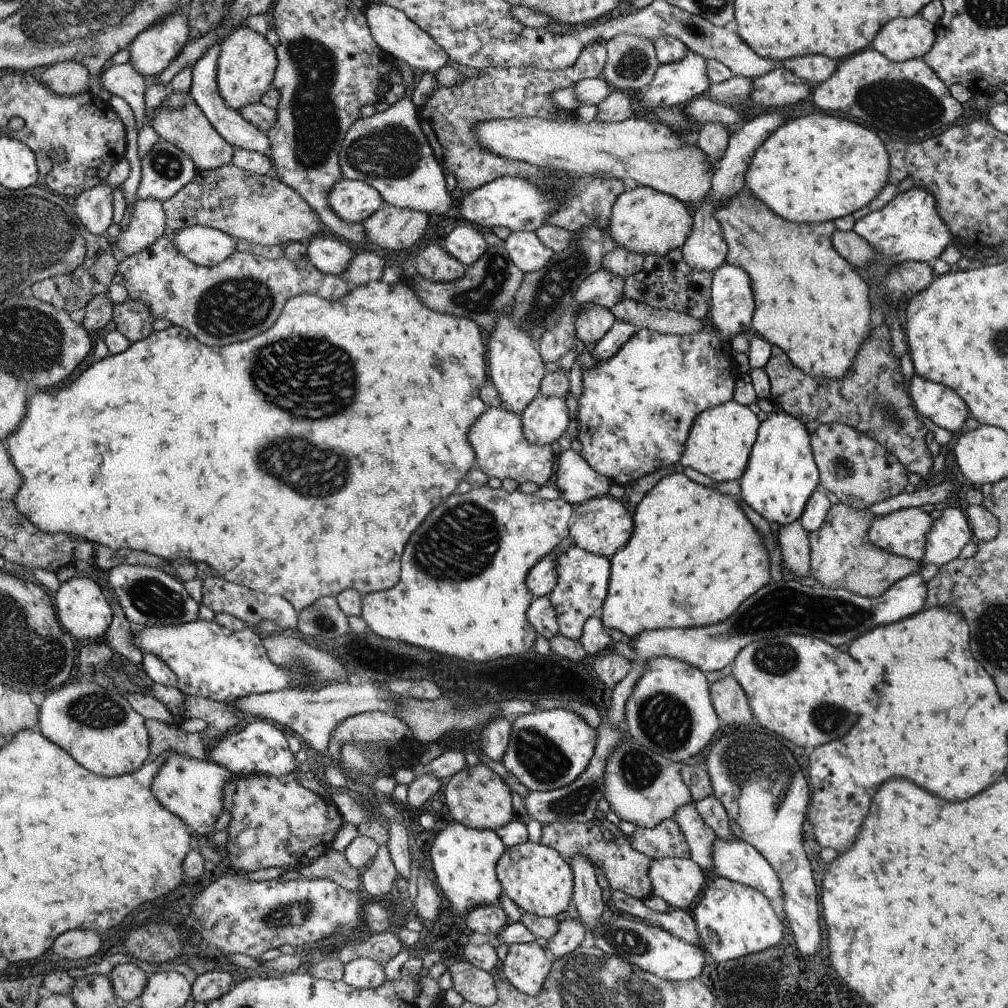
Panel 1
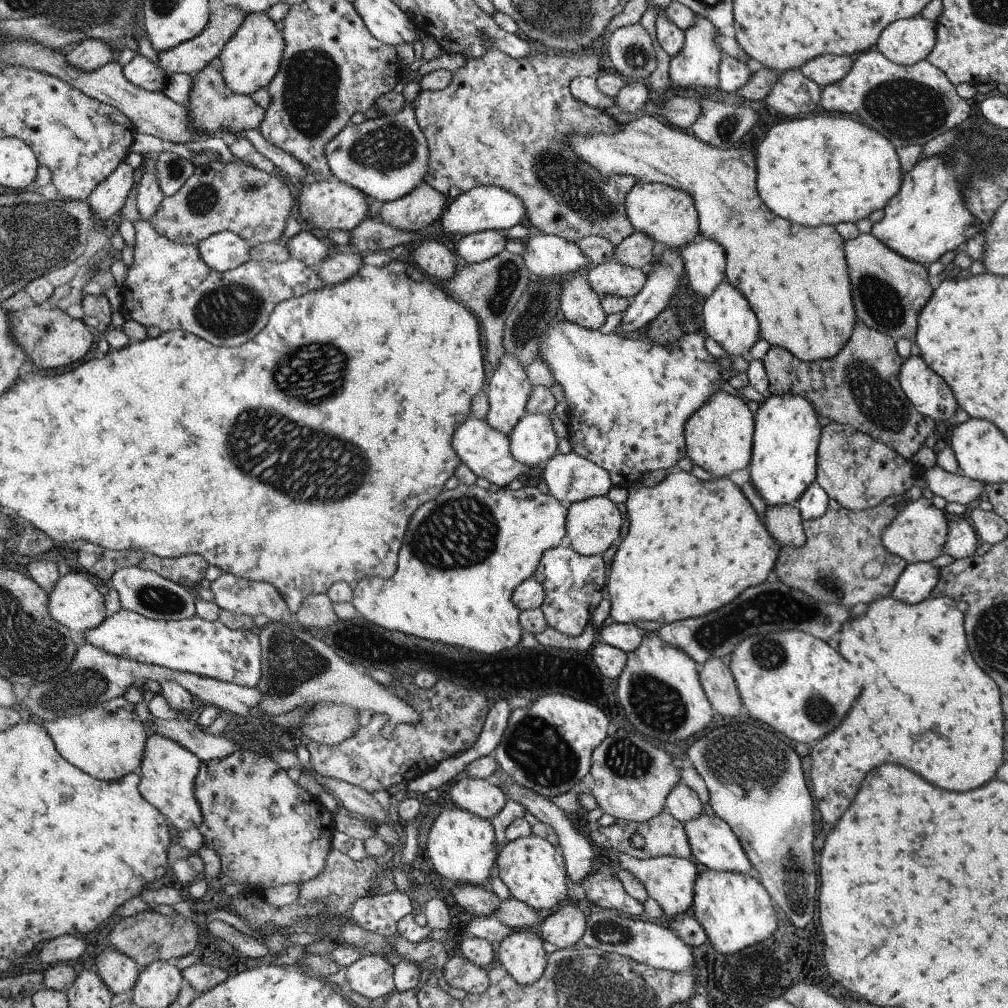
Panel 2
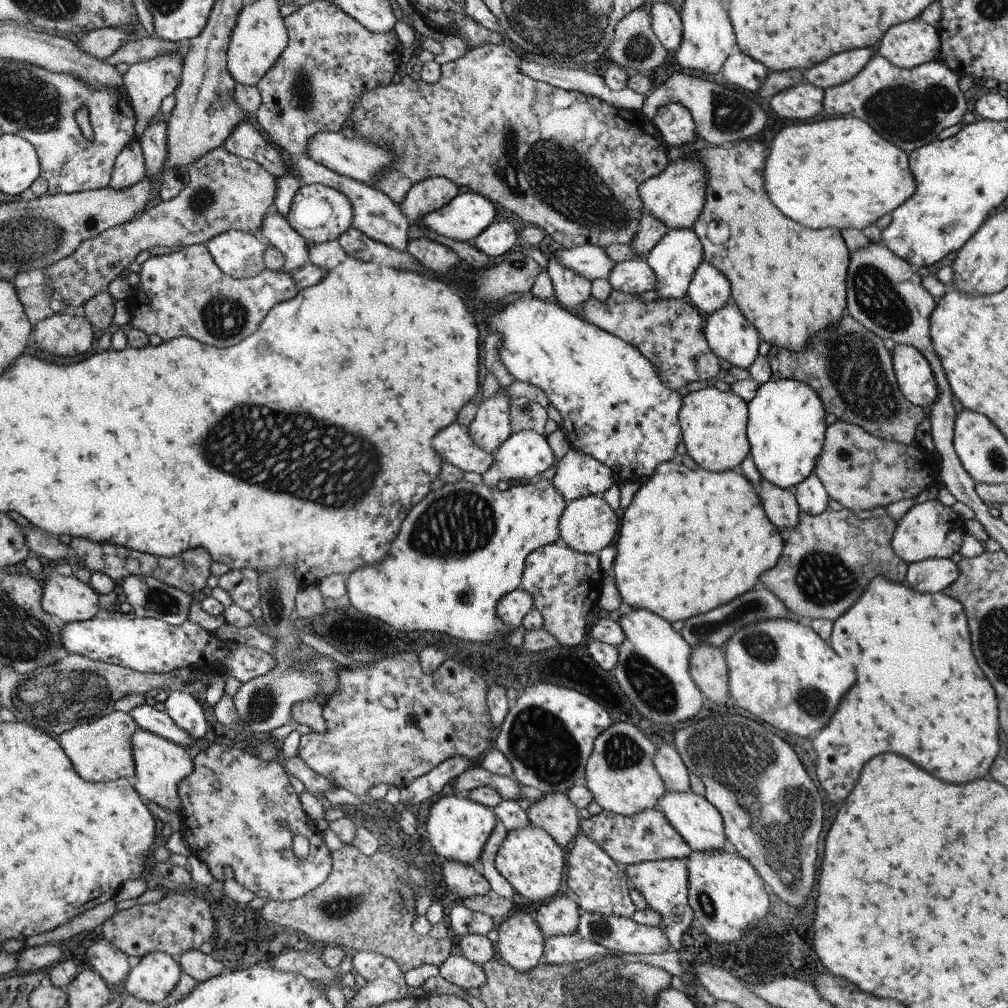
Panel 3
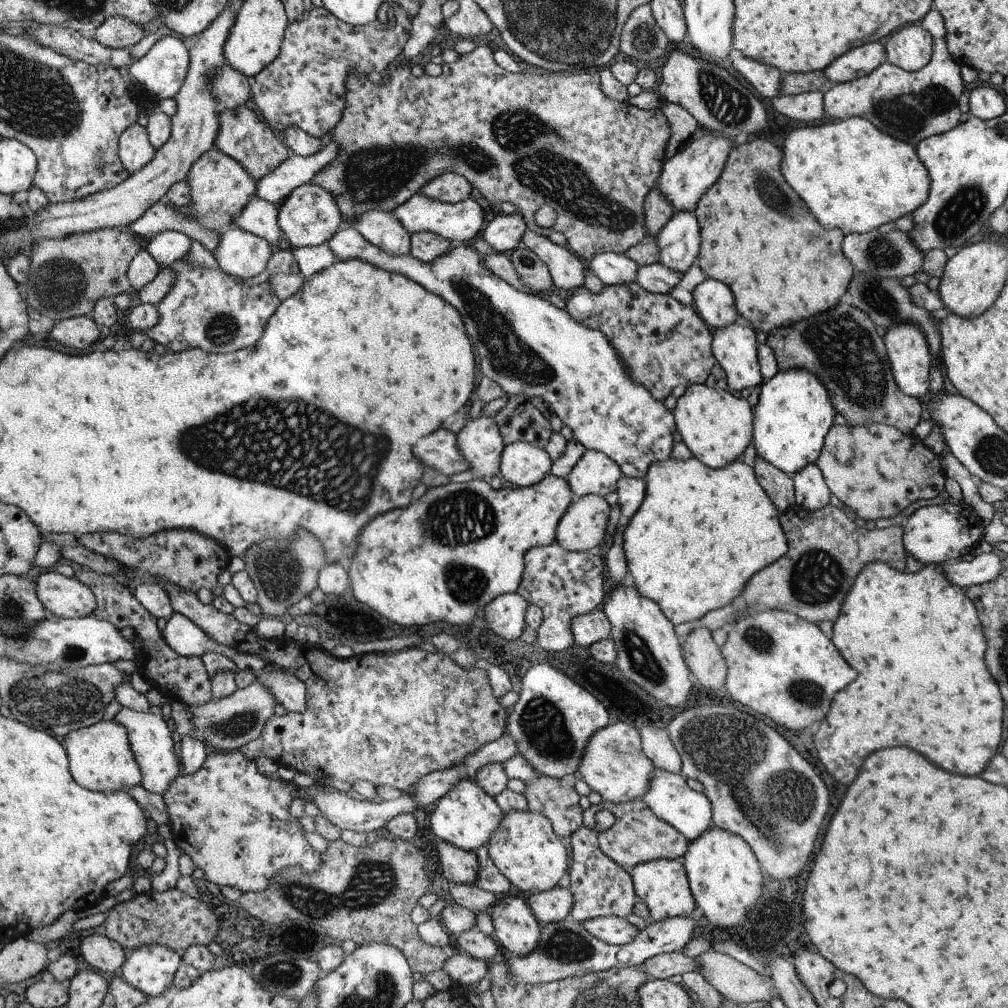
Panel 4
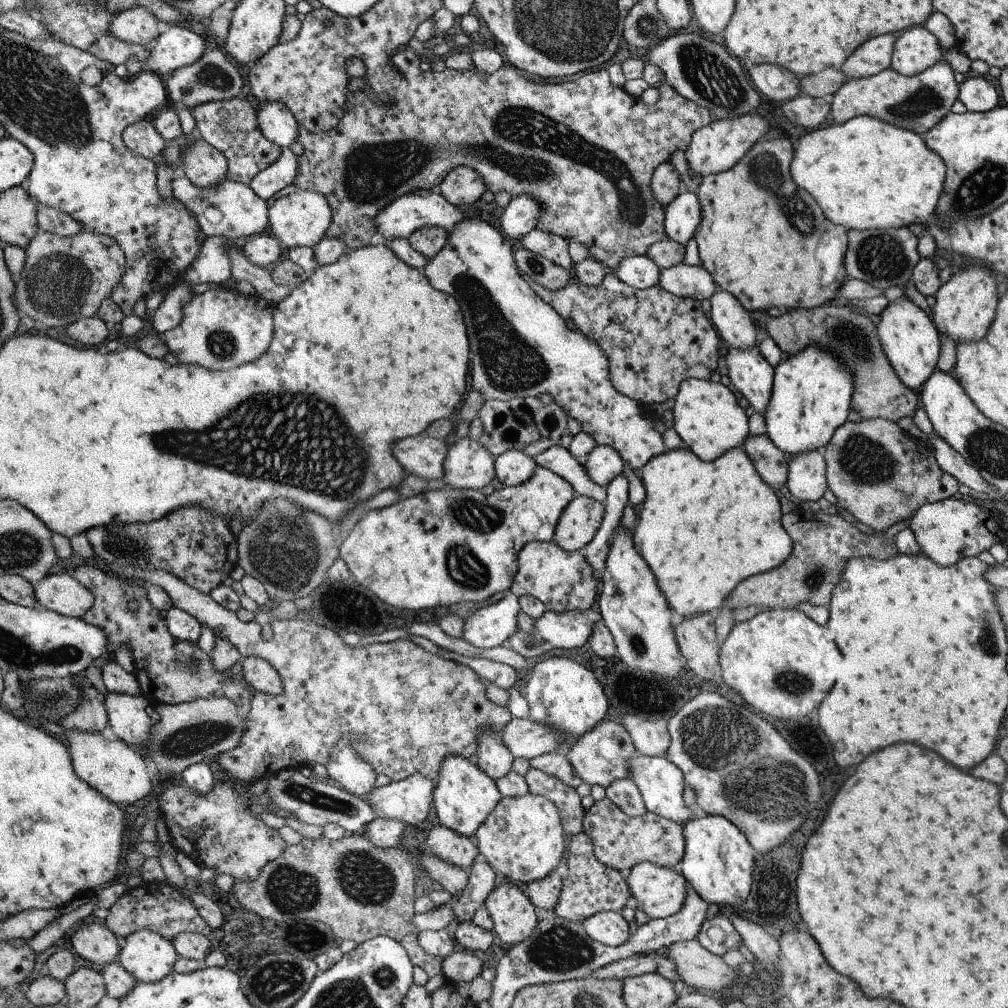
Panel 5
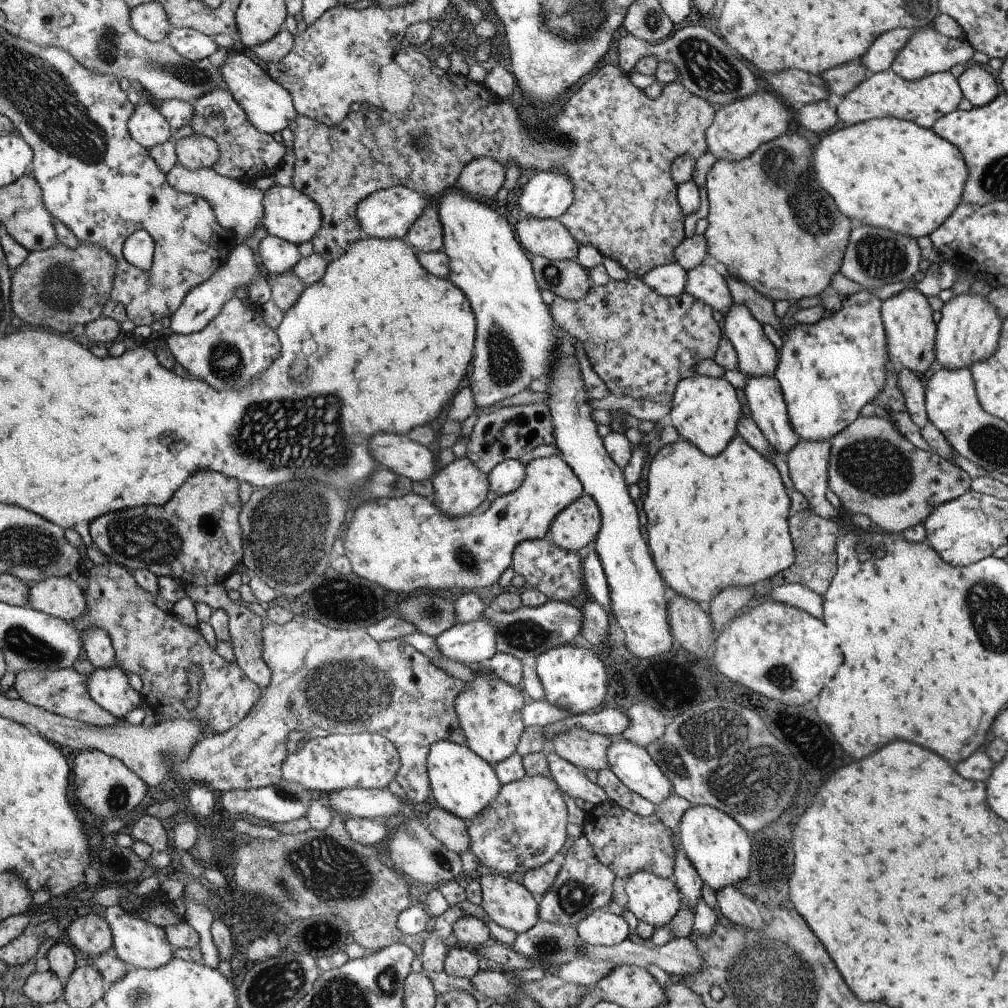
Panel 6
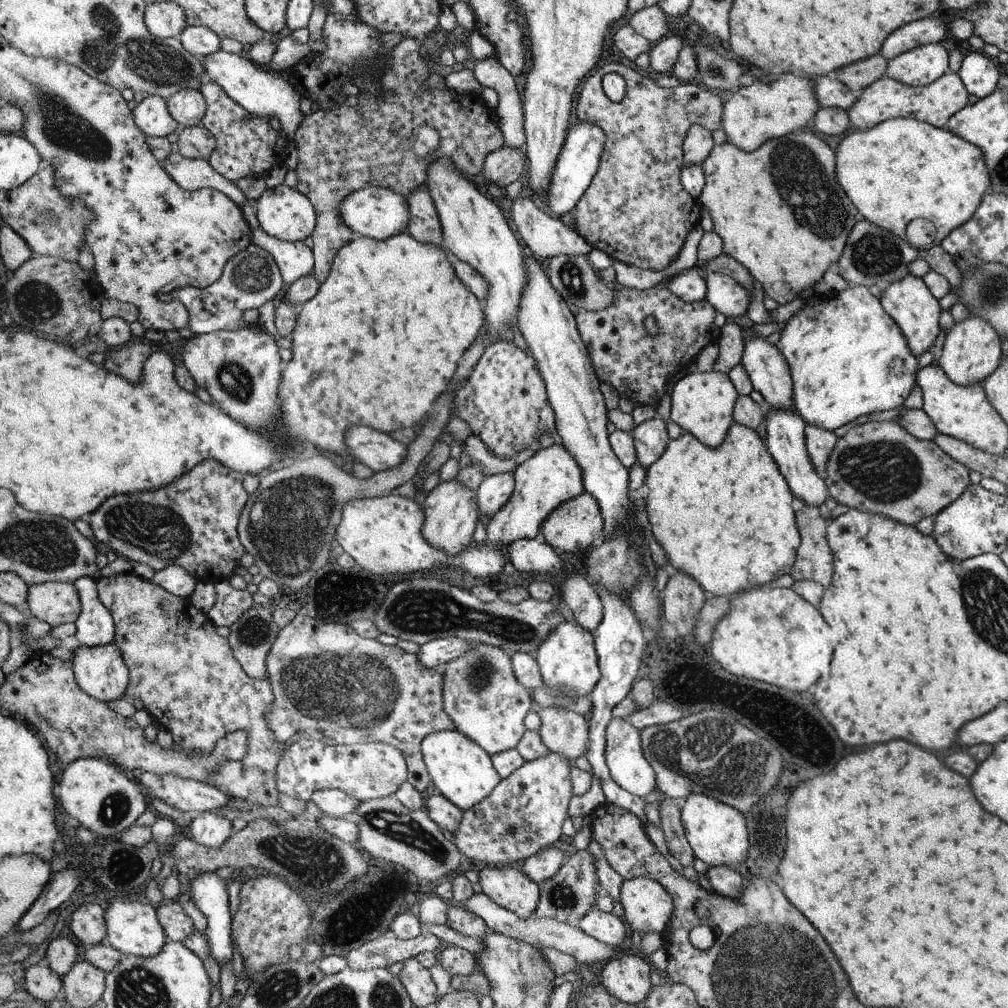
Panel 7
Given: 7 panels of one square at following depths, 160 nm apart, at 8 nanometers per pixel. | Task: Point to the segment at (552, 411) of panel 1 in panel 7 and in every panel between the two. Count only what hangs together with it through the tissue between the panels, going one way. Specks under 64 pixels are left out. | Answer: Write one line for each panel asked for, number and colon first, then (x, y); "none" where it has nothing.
2: (533, 442)
3: (526, 454)
4: (523, 463)
5: (512, 467)
6: (506, 477)
7: (495, 491)

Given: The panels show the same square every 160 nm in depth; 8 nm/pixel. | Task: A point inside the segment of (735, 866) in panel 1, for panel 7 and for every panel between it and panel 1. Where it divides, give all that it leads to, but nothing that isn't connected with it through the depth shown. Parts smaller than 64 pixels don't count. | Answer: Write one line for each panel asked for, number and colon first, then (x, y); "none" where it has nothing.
2: (713, 843)
3: (700, 824)
4: (668, 795)
5: (661, 783)
6: (632, 764)
7: (629, 768)

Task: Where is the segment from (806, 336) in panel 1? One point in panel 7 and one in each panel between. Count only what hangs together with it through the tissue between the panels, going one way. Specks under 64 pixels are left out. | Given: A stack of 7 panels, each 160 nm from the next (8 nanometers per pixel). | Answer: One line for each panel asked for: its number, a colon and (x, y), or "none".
2: (795, 279)
3: (789, 282)
4: (758, 237)
5: (761, 238)
6: (768, 200)
7: (755, 198)

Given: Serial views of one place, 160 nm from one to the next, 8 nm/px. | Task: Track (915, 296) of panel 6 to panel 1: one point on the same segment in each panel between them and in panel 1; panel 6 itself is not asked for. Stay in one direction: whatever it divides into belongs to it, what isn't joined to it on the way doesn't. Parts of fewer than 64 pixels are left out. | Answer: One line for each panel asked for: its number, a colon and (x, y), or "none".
1: (942, 406)
2: (928, 393)
3: (916, 381)
4: (907, 349)
5: (909, 337)

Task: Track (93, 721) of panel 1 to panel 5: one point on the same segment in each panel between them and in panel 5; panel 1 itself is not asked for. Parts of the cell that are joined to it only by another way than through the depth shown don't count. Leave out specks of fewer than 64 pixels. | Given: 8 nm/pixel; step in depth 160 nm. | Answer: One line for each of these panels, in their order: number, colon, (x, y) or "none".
2: (107, 741)
3: (102, 750)
4: (101, 758)
5: (108, 764)

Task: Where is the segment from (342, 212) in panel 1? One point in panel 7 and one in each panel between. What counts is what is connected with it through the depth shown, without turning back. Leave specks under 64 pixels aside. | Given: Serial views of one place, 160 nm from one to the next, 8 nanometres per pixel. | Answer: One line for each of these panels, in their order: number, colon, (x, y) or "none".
2: (330, 205)
3: (319, 214)
4: (310, 216)
5: (299, 218)
6: (290, 214)
7: (283, 212)

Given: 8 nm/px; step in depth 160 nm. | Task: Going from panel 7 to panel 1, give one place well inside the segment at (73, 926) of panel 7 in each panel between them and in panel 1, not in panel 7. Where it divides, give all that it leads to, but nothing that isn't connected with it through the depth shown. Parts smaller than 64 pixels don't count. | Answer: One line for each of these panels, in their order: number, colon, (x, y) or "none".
1: (129, 980)
2: (119, 972)
3: (110, 962)
4: (106, 956)
5: (96, 942)
6: (92, 934)

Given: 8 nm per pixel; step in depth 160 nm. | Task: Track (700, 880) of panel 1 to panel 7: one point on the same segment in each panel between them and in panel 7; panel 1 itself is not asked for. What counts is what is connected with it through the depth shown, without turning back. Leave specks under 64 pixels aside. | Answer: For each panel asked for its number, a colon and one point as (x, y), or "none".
2: (669, 880)
3: (665, 885)
4: (662, 884)
5: (659, 891)
6: (655, 900)
7: (648, 907)

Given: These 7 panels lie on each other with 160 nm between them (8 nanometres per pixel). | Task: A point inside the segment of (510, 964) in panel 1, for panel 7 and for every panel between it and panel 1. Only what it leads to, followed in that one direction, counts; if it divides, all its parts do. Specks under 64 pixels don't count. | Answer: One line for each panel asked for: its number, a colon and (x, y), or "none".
2: (522, 954)
3: (521, 944)
4: (516, 929)
5: (514, 917)
6: (511, 905)
7: (508, 887)

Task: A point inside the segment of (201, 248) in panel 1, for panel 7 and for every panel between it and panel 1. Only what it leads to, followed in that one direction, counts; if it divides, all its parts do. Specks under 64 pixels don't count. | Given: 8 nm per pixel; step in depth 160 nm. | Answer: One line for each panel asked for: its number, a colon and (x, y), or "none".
2: (224, 251)
3: (239, 254)
4: (242, 255)
5: (263, 249)
6: (277, 256)
7: (294, 259)

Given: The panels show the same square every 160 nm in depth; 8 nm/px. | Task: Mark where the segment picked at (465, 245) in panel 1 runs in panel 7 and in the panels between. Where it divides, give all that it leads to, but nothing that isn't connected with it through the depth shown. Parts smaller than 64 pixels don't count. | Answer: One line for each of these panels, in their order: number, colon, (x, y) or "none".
2: (474, 248)
3: (502, 237)
4: (505, 232)
5: (522, 214)
6: (548, 194)
7: (578, 162)

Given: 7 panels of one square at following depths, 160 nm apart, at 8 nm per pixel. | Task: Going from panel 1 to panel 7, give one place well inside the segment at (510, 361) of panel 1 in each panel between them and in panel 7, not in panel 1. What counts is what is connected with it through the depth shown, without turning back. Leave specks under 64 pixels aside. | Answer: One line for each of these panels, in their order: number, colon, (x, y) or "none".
2: (508, 390)
3: (492, 427)
4: (480, 442)
5: (469, 465)
6: (458, 489)
7: (452, 510)

